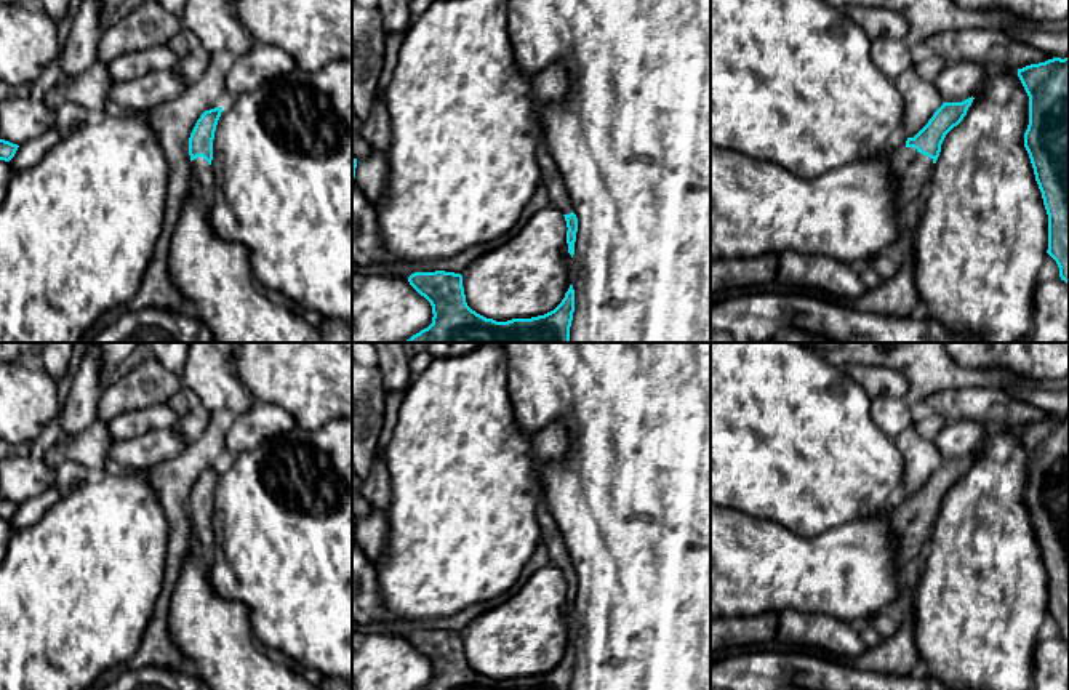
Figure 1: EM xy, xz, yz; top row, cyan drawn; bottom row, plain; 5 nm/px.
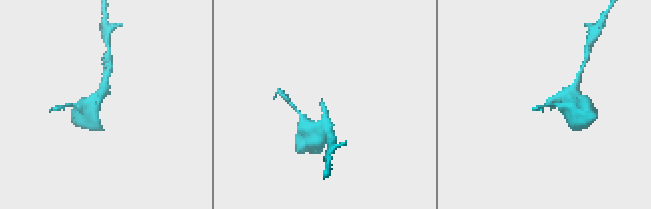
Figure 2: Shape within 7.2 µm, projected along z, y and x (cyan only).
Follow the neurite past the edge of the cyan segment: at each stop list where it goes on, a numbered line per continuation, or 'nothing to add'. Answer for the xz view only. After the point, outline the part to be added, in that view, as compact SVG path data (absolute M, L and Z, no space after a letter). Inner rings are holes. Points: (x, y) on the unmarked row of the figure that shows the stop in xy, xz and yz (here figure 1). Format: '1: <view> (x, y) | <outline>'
1: xz (551, 537) | M544 503L538 504L538 524L541 528L541 543L549 551L551 564L559 567L563 573L570 573L573 567L565 548L565 541Z

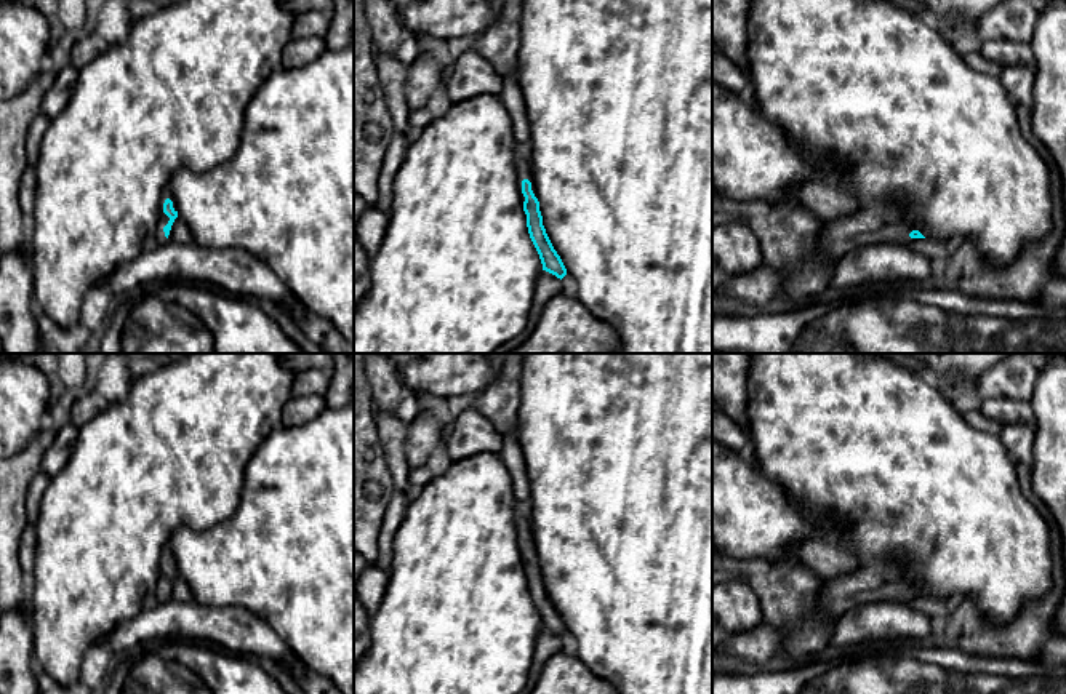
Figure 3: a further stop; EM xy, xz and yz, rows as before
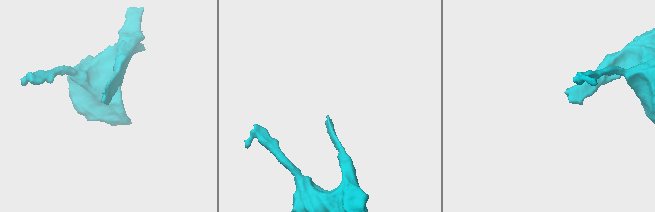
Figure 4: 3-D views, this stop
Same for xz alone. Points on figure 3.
1: xz (522, 520) | M519 507L517 515L515 515L515 529L517 529L517 542L519 542L522 560L525 560L525 555L522 552L522 539L523 537L528 537L531 540L531 548L536 555L535 540L533 540L533 529L531 529L531 520L522 507Z

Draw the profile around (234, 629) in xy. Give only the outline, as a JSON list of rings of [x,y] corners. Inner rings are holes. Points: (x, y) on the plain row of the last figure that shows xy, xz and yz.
[[[166,595],[155,608],[120,622],[98,644],[122,659],[136,654],[141,644],[152,640],[197,641],[243,657],[271,657],[280,664],[293,656],[282,636],[245,608],[208,608]]]

